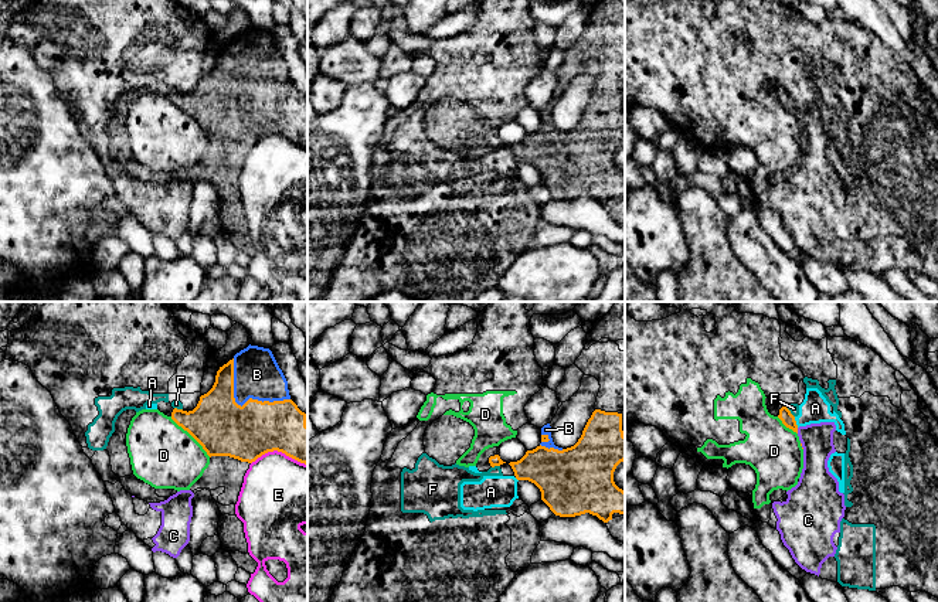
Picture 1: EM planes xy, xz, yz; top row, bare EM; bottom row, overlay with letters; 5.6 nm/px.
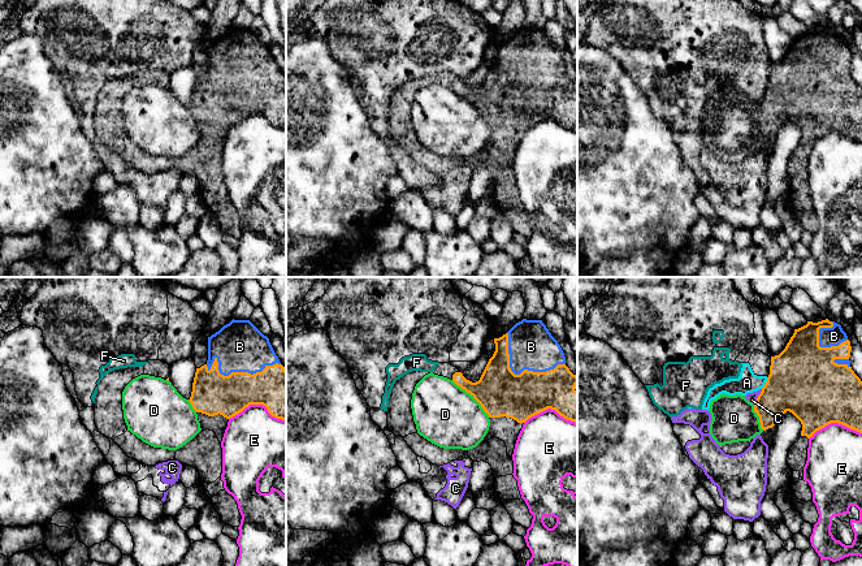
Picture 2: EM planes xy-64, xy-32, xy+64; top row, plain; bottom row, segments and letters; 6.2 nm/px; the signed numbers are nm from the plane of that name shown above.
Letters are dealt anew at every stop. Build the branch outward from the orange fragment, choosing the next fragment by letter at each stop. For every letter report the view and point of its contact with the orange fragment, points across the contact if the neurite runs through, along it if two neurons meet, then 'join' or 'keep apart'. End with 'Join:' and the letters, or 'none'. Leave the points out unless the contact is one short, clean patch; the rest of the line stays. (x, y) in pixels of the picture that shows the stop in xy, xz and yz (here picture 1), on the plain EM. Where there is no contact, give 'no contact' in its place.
A: yz (795, 105) | along yz (794, 99), (798, 109) | keep apart
B: xy (240, 88) | join
C: yz (797, 114) | along yz (797, 111), (798, 115) | keep apart
D: xy (191, 118) | along xy (170, 99), (210, 139) | keep apart
E: xy (279, 133) | keep apart
F: yz (789, 95) | along yz (785, 89), (794, 99) | keep apart
Join: B

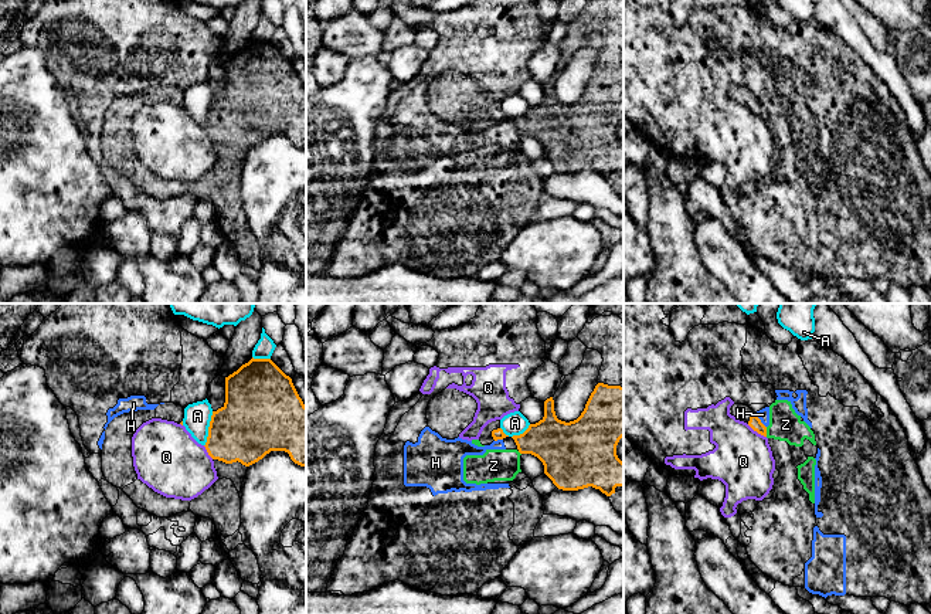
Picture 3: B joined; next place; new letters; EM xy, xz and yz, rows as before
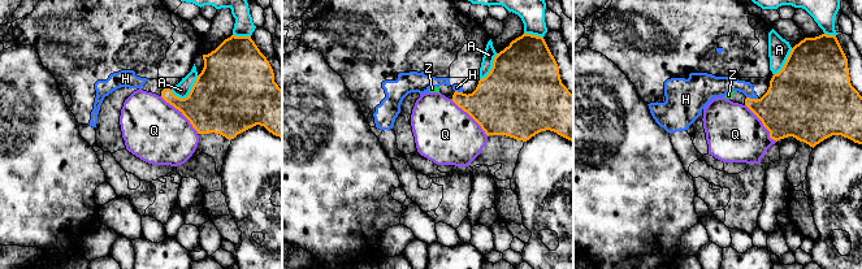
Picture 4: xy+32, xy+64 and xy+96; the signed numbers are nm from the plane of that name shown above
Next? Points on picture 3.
A: xy (209, 111) | keep apart
H: yz (760, 104) | along yz (755, 97), (765, 109) | keep apart
Q: yz (757, 114) | along yz (747, 107), (765, 119) | keep apart
Z: yz (765, 114) | along yz (765, 109), (767, 118) | keep apart
Join: none

